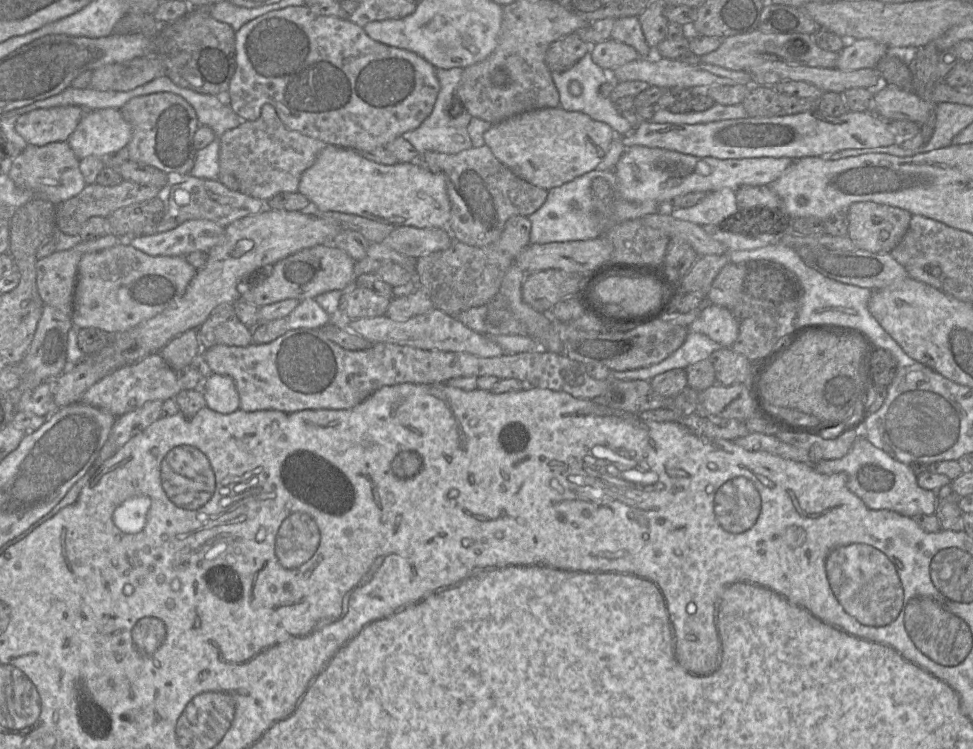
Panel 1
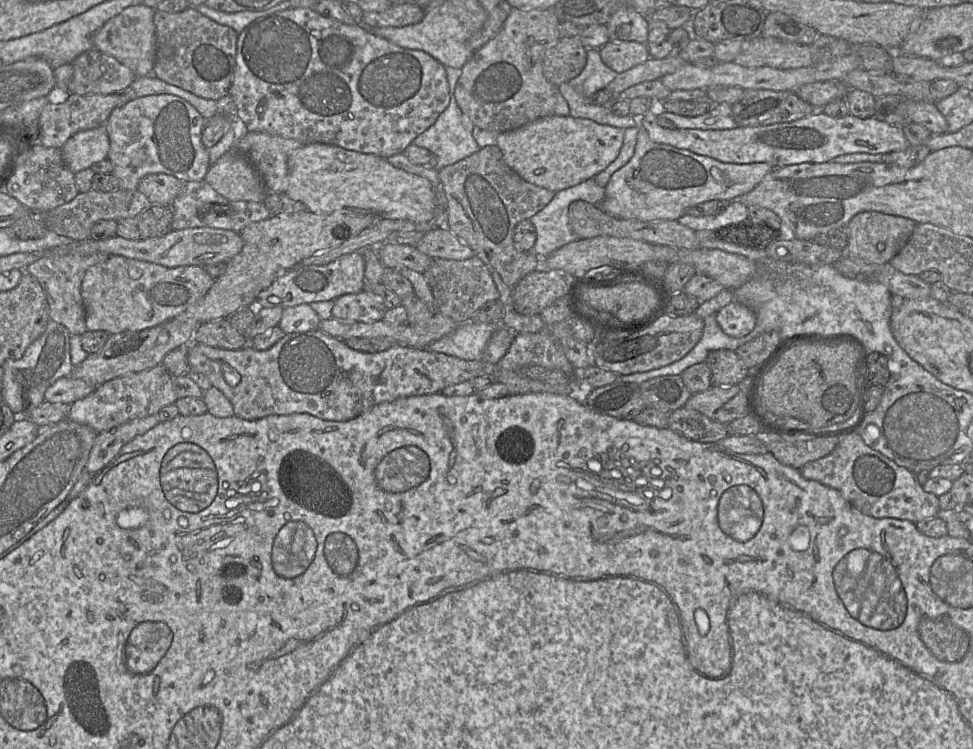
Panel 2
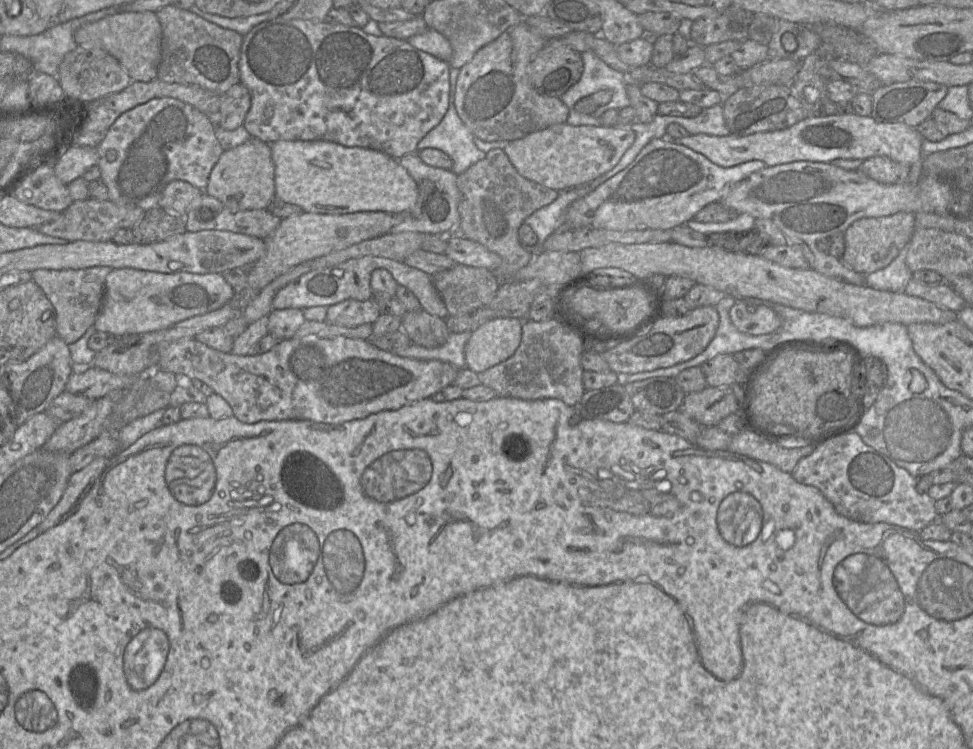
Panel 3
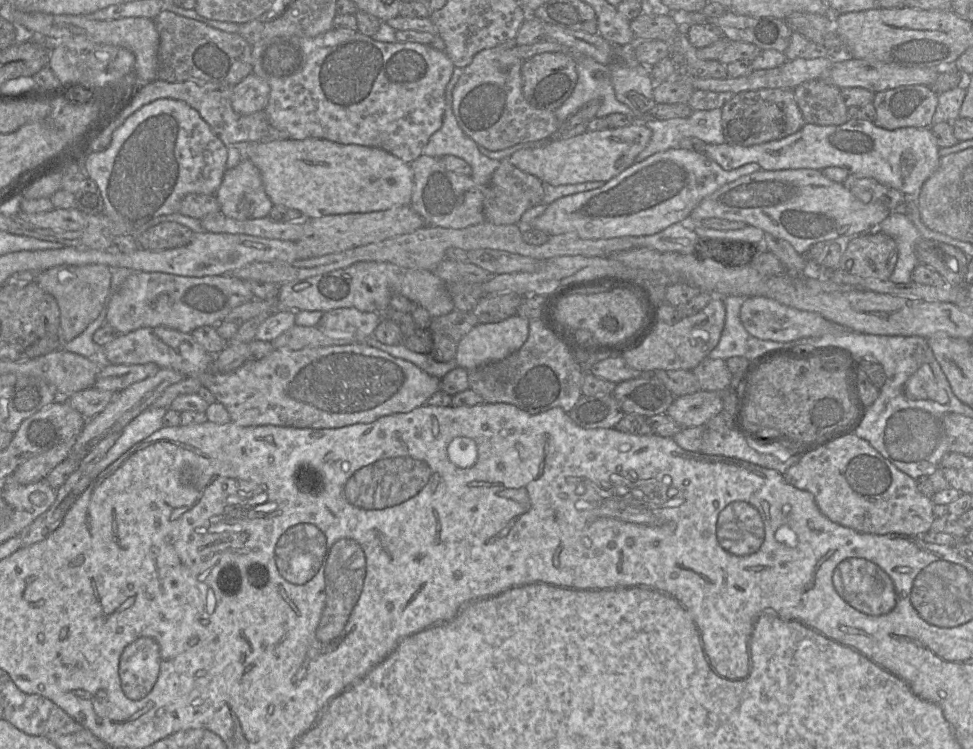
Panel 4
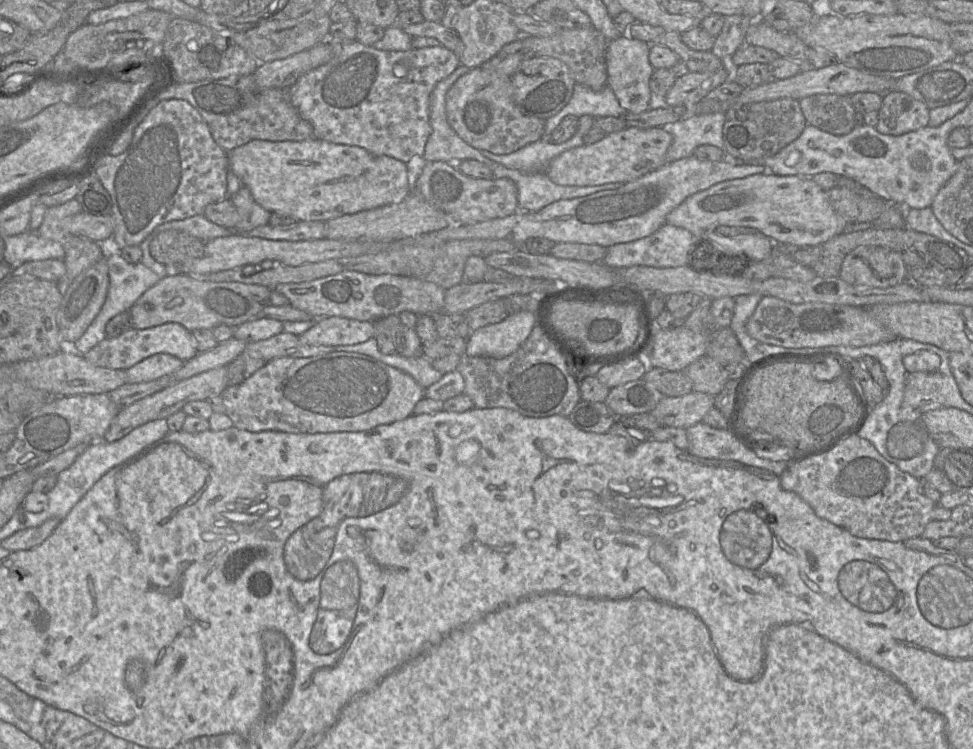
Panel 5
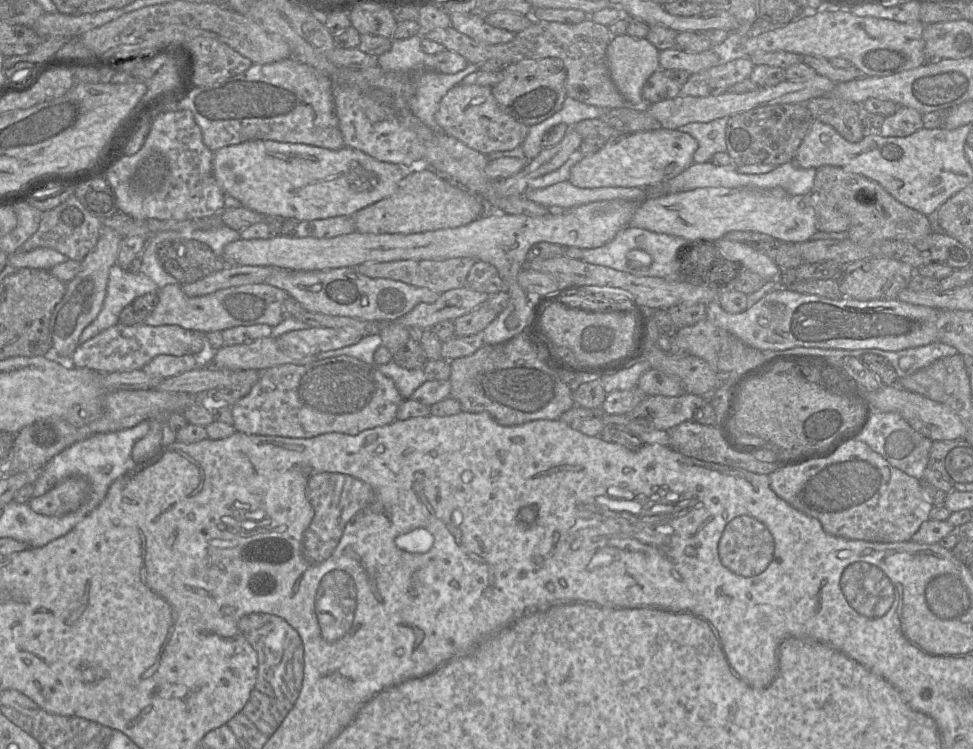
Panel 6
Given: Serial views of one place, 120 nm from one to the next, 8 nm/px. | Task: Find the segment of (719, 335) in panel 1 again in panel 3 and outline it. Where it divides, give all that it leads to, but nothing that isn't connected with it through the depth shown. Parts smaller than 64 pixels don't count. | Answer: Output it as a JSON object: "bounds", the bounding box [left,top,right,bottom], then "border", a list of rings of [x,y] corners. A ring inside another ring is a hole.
{"bounds":[729,299,781,335],"border":[[[761,299],[738,300],[731,307],[729,316],[734,326],[749,335],[769,334],[781,325],[781,319]]]}

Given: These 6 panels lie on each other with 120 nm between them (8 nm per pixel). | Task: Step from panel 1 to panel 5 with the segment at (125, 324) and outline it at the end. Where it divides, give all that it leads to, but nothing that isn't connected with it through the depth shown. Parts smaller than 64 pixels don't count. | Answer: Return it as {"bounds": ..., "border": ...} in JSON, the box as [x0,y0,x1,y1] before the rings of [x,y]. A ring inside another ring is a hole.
{"bounds":[130,274,271,332],"border":[[[186,274],[167,275],[130,307],[131,328],[147,329],[165,323],[179,323],[191,332],[213,330],[220,325],[234,328],[262,317],[263,308],[269,304],[271,290],[264,285],[212,282]]]}

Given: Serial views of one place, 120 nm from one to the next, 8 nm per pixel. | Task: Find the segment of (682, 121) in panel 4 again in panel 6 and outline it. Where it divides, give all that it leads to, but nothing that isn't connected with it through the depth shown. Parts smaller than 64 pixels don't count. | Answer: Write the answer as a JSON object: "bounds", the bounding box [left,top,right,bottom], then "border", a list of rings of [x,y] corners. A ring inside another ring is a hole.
{"bounds":[678,117,729,163],"border":[[[723,117],[707,123],[694,122],[678,129],[698,142],[693,163],[710,162],[716,153],[727,152],[725,132],[728,119],[729,117]]]}

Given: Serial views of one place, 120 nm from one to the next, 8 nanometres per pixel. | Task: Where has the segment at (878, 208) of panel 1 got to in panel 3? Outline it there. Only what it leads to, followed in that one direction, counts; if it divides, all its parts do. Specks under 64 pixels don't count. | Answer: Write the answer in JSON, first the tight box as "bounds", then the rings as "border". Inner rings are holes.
{"bounds":[842,212,915,274],"border":[[[898,212],[889,216],[861,218],[853,222],[845,235],[842,261],[852,270],[869,274],[888,266],[907,245],[915,231],[915,213]]]}

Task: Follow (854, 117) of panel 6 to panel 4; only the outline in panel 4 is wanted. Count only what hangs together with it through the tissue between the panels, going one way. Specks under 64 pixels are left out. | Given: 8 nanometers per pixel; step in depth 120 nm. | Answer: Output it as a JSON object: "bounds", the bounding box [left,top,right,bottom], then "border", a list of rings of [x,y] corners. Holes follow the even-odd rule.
{"bounds":[793,79,849,125],"border":[[[814,79],[798,85],[793,91],[806,123],[841,125],[849,120],[841,89],[831,82]]]}

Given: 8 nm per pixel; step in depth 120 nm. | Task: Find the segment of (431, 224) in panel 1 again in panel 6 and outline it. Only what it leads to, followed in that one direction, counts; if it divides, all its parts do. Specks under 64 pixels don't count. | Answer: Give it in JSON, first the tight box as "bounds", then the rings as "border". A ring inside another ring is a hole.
{"bounds":[214,140,408,221],"border":[[[249,140],[214,152],[215,179],[228,194],[252,211],[298,221],[352,216],[393,195],[408,166],[379,161],[351,147],[330,150],[302,143]]]}

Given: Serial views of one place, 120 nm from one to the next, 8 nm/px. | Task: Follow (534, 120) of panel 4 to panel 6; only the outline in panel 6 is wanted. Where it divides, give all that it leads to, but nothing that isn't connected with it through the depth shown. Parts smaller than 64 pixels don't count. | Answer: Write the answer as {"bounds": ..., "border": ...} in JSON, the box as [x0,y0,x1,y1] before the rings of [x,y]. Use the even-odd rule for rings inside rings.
{"bounds":[435,84,530,155],"border":[[[475,84],[456,85],[450,89],[440,102],[435,120],[445,134],[484,155],[520,147],[530,129],[501,110],[493,96],[492,87]]]}

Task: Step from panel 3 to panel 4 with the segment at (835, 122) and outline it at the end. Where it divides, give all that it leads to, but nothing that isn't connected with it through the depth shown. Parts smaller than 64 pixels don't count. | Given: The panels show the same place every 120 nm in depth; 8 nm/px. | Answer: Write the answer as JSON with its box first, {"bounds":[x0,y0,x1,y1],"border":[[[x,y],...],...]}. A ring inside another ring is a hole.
{"bounds":[705,119,940,197],"border":[[[849,119],[841,125],[805,125],[789,136],[752,146],[707,144],[705,154],[723,169],[730,171],[748,163],[758,163],[763,170],[783,170],[810,168],[823,170],[828,167],[842,167],[857,177],[870,177],[881,184],[901,191],[906,197],[918,197],[924,182],[938,168],[940,162],[939,146],[929,127],[902,127],[888,130],[875,125],[872,121]]]}

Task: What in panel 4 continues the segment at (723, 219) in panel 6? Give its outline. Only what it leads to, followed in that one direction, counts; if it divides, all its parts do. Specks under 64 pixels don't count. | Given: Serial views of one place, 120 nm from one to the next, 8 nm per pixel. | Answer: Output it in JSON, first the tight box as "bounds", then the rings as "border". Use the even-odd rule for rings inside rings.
{"bounds":[689,168,890,256],"border":[[[810,168],[762,169],[727,183],[704,198],[691,212],[689,221],[694,223],[694,231],[695,223],[700,224],[700,221],[706,218],[714,217],[744,222],[788,241],[799,254],[805,256],[810,247],[818,242],[846,241],[853,236],[869,231],[890,214],[890,210],[882,203],[862,202],[843,183],[830,180],[821,170]]]}

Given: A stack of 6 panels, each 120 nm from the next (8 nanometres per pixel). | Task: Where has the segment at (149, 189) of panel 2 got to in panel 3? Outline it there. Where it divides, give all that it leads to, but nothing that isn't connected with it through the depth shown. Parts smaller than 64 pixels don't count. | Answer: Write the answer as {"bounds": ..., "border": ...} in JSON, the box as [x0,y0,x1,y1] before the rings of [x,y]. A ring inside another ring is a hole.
{"bounds":[159,180,205,214],"border":[[[173,180],[164,188],[159,207],[177,214],[186,214],[199,204],[205,191],[183,180]]]}

